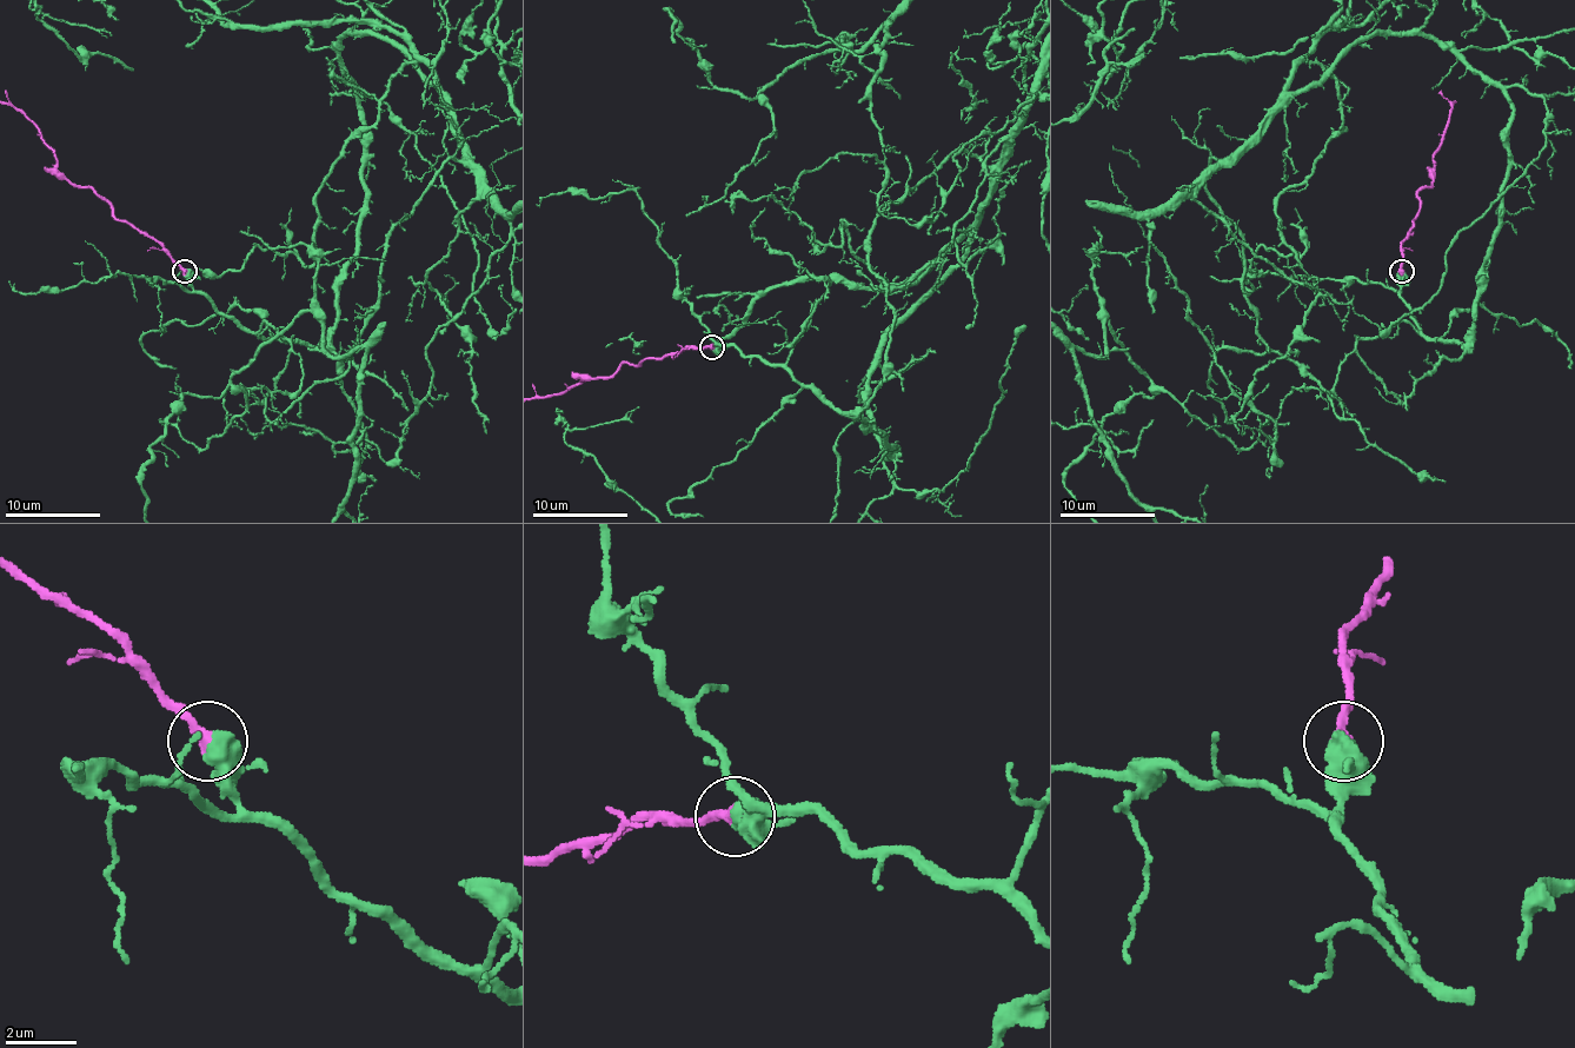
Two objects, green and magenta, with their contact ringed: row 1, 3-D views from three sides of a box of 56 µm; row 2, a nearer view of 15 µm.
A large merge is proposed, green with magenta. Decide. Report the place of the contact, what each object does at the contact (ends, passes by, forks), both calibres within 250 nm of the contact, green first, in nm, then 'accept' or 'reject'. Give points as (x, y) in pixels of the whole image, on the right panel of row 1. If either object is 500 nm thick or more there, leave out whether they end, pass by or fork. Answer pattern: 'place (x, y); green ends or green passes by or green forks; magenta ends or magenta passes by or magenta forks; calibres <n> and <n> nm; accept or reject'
place (1401, 271); green passes by; magenta ends; calibres 480 and 360 nm; accept

